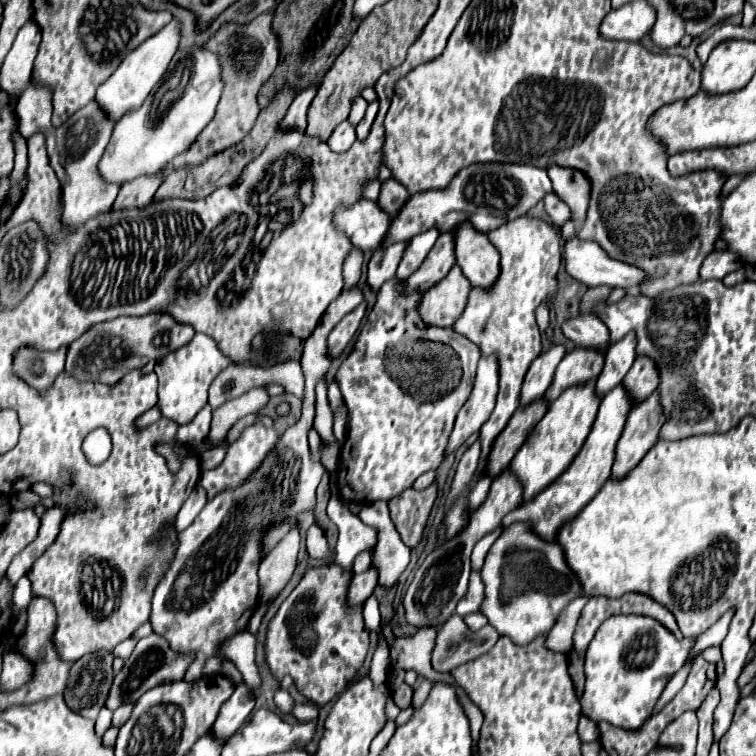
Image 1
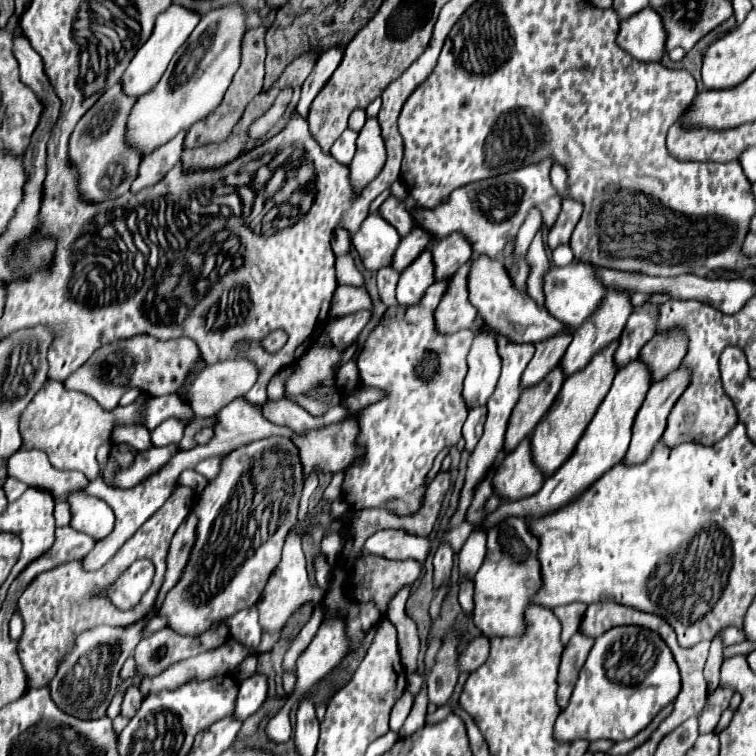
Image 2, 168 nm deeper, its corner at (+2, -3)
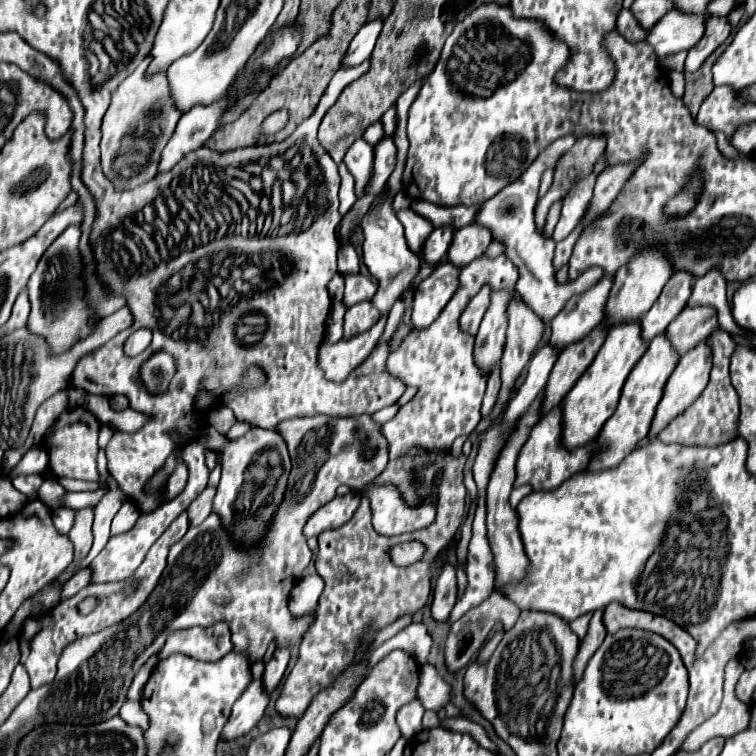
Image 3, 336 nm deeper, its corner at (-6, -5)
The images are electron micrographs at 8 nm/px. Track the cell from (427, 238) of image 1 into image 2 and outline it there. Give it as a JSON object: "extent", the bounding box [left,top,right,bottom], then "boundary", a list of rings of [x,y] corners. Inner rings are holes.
{"extent":[398,249,434,307],"boundary":[[[426,249],[406,271],[402,271],[400,281],[398,281],[398,303],[400,307],[412,307],[416,305],[426,289],[434,283],[434,263],[432,255]]]}

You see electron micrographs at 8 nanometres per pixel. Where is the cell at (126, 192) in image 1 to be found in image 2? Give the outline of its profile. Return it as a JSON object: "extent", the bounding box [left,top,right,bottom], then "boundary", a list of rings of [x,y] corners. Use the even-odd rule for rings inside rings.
{"extent":[132,131,186,193],"boundary":[[[180,131],[174,139],[170,139],[162,147],[148,153],[146,159],[142,159],[138,177],[132,183],[132,193],[138,193],[146,187],[156,185],[180,161],[180,155],[184,151],[184,137],[186,137],[186,131]]]}

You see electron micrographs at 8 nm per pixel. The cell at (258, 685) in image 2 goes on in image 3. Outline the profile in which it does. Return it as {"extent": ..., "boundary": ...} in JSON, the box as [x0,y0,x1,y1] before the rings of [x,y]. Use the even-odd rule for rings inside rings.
{"extent":[262,649,290,695],"boundary":[[[276,649],[274,657],[266,663],[262,675],[262,689],[266,689],[266,695],[272,695],[272,691],[278,687],[288,661],[290,661],[290,649]]]}

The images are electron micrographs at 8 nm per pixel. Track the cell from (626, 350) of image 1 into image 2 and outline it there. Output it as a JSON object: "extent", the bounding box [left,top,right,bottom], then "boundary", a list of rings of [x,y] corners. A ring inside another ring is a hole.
{"extent":[614,303,658,367],"boundary":[[[644,303],[630,315],[620,337],[620,347],[614,357],[618,367],[624,367],[626,363],[634,361],[640,355],[640,349],[656,333],[656,323],[658,323],[658,307],[650,303]]]}

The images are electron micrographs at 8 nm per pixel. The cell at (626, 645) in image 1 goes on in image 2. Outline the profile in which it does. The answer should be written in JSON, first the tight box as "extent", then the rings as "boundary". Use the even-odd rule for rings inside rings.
{"extent":[554,625,678,743],"boundary":[[[636,625],[612,627],[596,639],[580,671],[570,703],[556,719],[554,739],[558,743],[570,743],[576,739],[608,739],[618,743],[632,739],[676,699],[678,691],[678,665],[662,637]]]}

